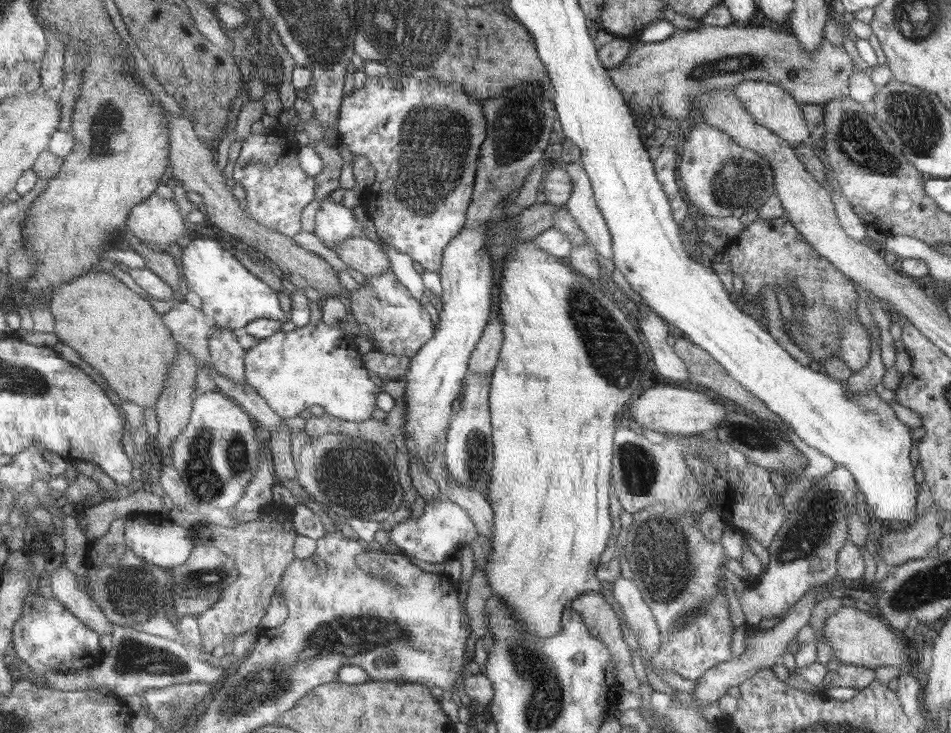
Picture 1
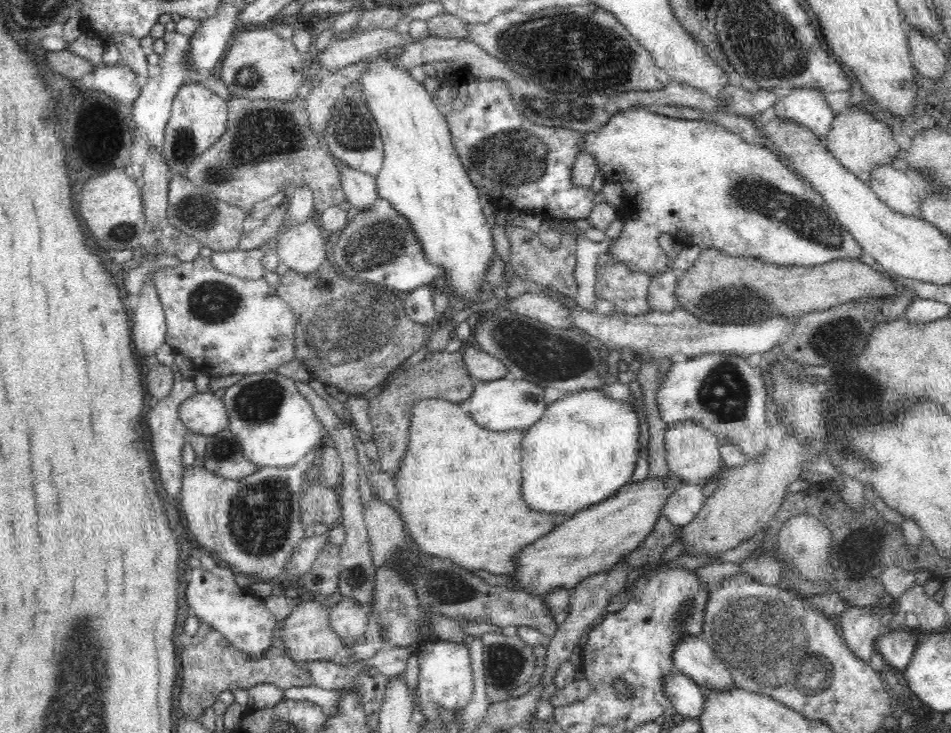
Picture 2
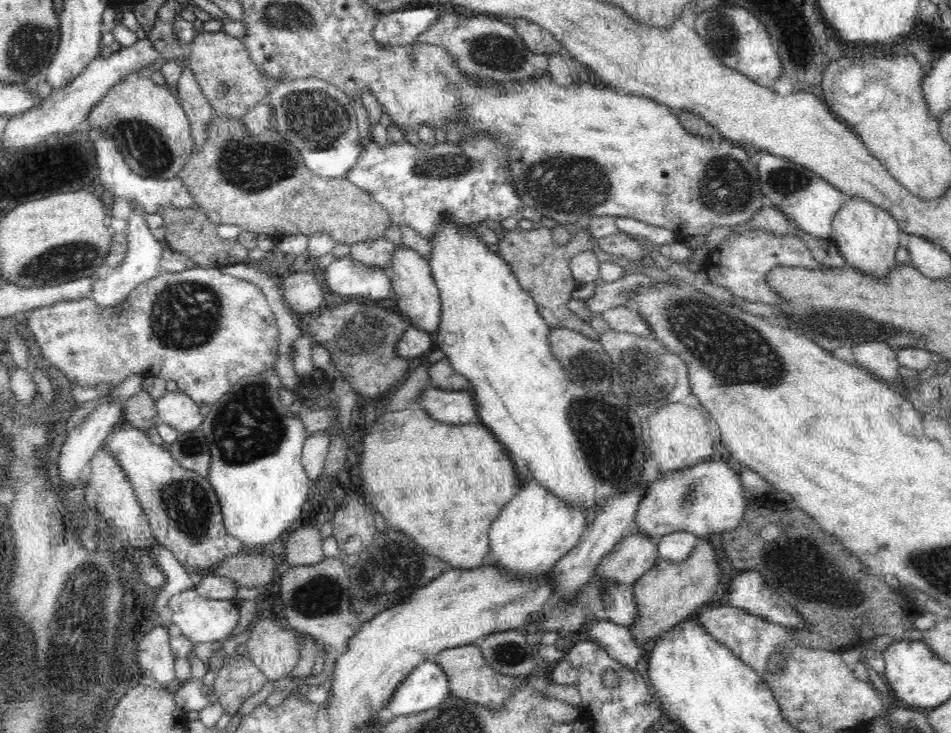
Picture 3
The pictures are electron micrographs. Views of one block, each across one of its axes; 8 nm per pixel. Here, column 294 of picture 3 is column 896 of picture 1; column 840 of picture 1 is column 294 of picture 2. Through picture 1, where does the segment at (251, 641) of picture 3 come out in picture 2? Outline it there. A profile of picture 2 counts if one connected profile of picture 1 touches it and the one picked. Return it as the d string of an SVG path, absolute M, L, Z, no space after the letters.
M314 600L302 602L302 604L298 604L298 608L294 608L294 612L282 624L282 634L278 634L284 642L282 648L286 648L284 652L288 658L292 658L294 662L326 660L326 662L336 662L342 668L350 668L350 666L364 662L364 660L354 660L352 646L346 646L344 640L330 630L330 620L328 620L330 612L332 612L332 608L326 608Z

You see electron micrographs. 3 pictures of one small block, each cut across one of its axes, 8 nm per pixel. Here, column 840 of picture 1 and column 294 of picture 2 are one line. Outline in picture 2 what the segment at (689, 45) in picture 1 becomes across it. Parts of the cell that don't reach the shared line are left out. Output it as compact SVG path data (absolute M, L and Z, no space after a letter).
M260 26L248 30L236 30L230 50L226 52L220 68L220 80L238 98L250 100L276 100L290 102L300 94L300 88L306 84L306 54L298 52L294 42L282 40L272 30Z

